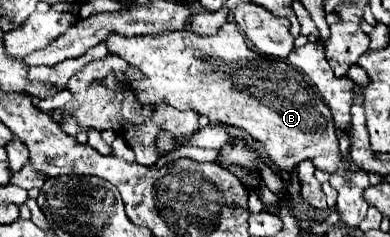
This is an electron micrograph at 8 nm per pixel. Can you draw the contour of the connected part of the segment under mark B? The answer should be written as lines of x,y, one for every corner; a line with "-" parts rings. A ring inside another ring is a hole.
224,24
214,36
198,36
192,30
182,30
160,36
126,38
112,32
106,40
106,48
108,54
116,54
138,68
144,80
120,82
108,74
104,80
92,82
90,88
102,86
114,94
132,92
138,102
194,110
210,118
214,126
240,128
264,144
268,162
278,170
294,170
302,160
312,160
320,170
340,172
342,154
338,150
338,134
330,108
296,68
250,50
236,24
-
254,86
258,92
254,92

